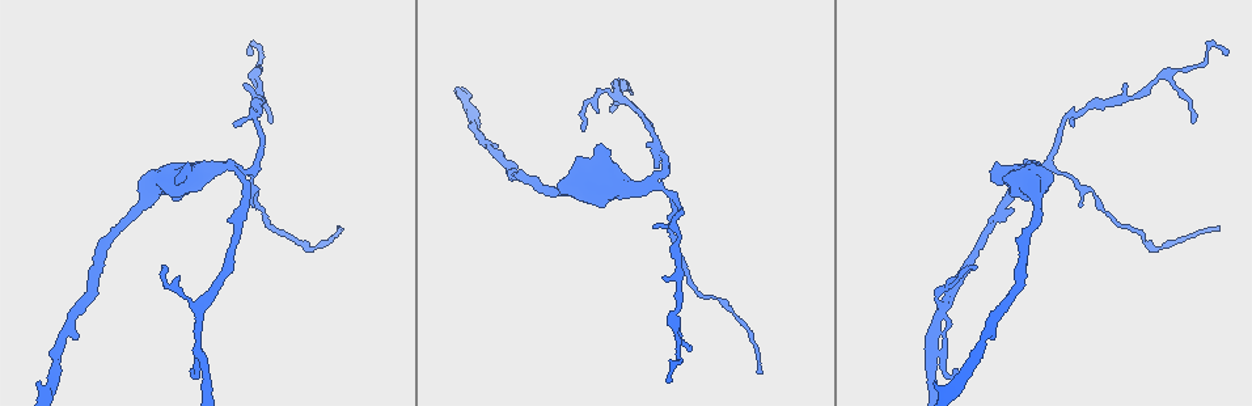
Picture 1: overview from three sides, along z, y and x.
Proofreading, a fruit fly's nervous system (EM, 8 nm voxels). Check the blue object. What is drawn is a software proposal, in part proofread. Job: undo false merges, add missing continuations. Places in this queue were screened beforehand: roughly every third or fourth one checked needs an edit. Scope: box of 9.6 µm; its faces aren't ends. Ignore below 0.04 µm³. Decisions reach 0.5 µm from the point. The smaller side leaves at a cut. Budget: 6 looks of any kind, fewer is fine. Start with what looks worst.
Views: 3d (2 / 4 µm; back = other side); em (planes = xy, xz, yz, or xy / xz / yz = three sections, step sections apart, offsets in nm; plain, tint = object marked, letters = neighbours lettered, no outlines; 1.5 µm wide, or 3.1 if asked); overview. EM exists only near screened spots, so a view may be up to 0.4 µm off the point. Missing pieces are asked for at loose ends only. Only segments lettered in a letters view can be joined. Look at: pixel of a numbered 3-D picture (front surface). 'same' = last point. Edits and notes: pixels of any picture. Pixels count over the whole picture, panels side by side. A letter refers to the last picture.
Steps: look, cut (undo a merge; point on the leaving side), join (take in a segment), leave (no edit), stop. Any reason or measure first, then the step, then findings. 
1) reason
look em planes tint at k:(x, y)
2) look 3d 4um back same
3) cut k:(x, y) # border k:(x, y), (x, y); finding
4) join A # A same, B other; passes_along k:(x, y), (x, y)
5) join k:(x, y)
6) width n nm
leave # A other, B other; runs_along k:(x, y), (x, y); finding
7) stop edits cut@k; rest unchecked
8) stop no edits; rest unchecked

abrupt turn
look 3d 4um at 1:(649, 182)

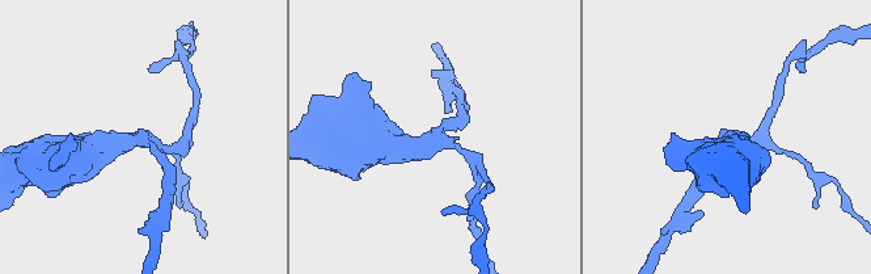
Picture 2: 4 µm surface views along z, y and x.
arms 3; arm_widths 170, 170, 550 nm; shape alone is not enough
look em xz step 8 letters at 2:(430, 140)

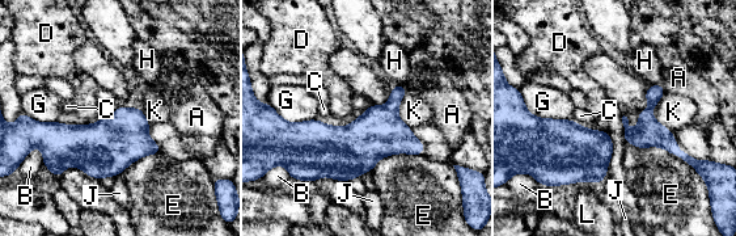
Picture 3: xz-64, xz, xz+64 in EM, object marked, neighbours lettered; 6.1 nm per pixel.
look em planes letters same

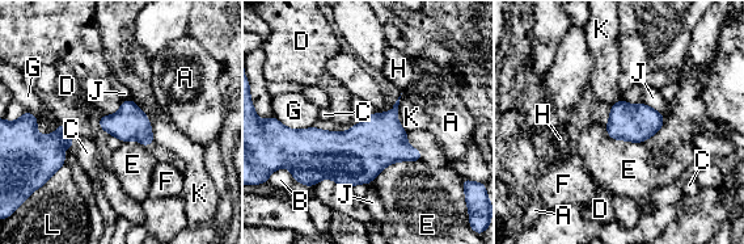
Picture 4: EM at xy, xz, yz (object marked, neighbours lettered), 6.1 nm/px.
leave # A other, B other, C other, D other, E other, F other, G other, H other, J other, K other, L other; border 4:(664, 116), (641, 142), (604, 129); one neuron here

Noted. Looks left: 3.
branch stops here
look em planes plain at 1:(958, 370)

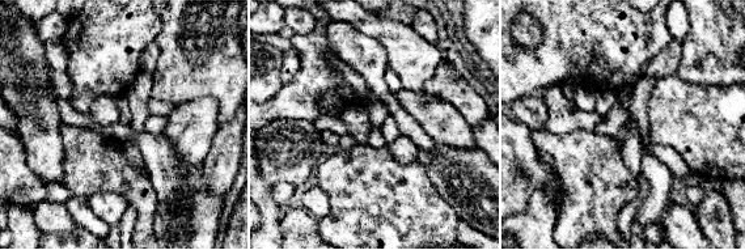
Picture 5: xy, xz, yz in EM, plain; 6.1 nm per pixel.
look em planes letters same

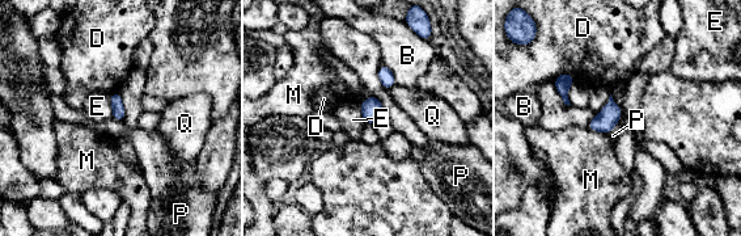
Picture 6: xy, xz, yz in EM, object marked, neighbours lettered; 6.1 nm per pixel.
width 80 nm
leave # B other, D other, E other, M other, P other, Q other; no lettered segment goes on from it

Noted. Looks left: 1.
an open end
look em planes letters at 1:(672, 378)

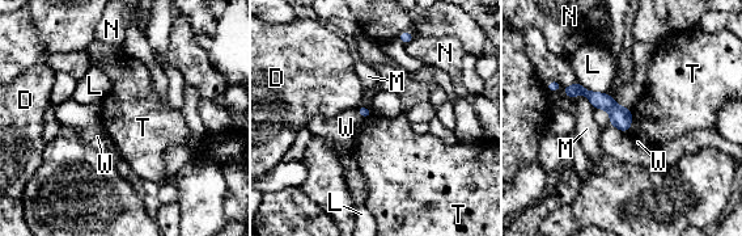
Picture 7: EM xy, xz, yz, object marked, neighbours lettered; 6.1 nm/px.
leave # D other, L other, M other, N other, T other, W other; runs_along 7:(550, 87), (605, 101), (626, 127); no lettered segment goes on from it

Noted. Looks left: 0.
stop no edits; rest unchecked

